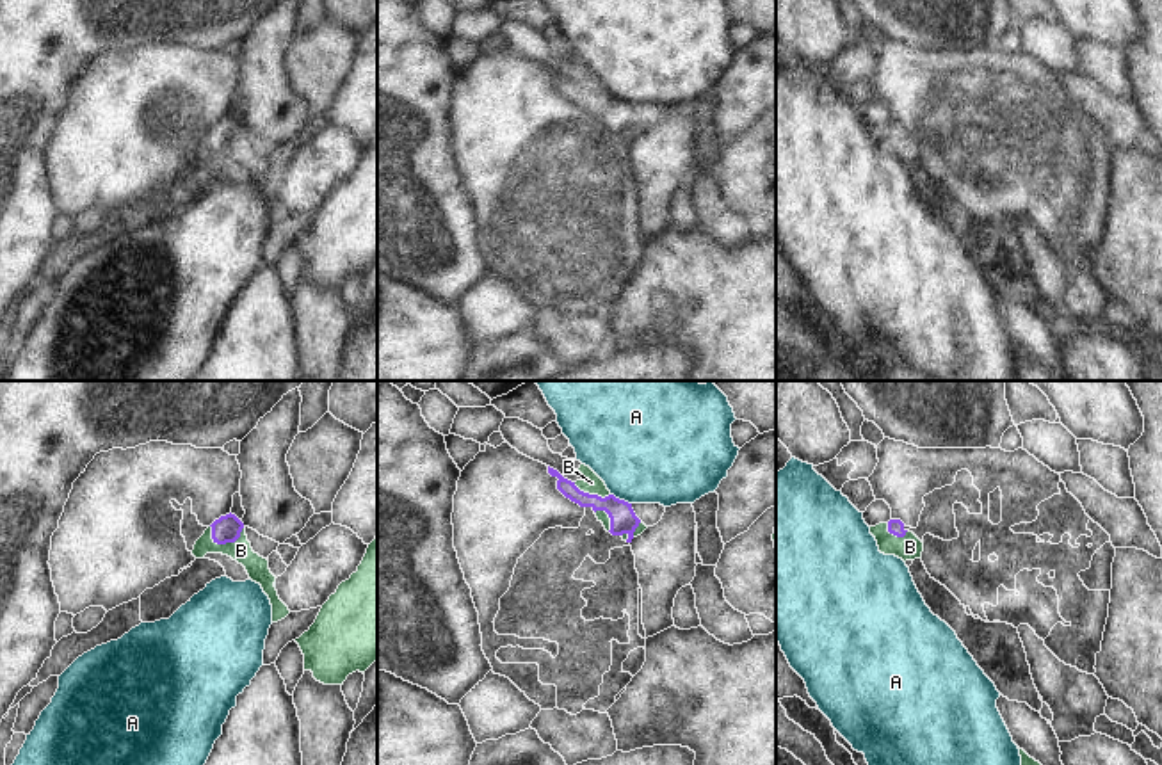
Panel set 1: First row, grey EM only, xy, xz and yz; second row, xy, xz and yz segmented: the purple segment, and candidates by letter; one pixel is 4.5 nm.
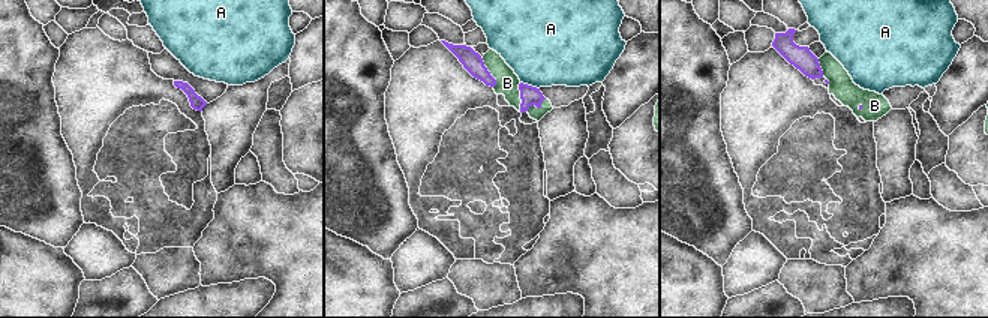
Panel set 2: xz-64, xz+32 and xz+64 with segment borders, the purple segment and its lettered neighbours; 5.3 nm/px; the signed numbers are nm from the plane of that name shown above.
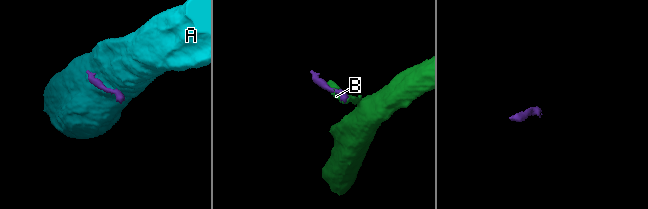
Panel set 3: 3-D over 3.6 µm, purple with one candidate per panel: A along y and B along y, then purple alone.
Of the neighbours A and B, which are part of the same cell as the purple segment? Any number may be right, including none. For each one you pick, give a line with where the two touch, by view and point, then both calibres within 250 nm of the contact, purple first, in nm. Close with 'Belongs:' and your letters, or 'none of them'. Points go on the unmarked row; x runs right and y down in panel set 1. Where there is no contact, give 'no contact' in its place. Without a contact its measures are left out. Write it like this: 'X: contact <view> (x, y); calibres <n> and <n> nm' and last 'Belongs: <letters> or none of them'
B: contact xy (228, 143); calibres 120 and 100 nm
Belongs: B

